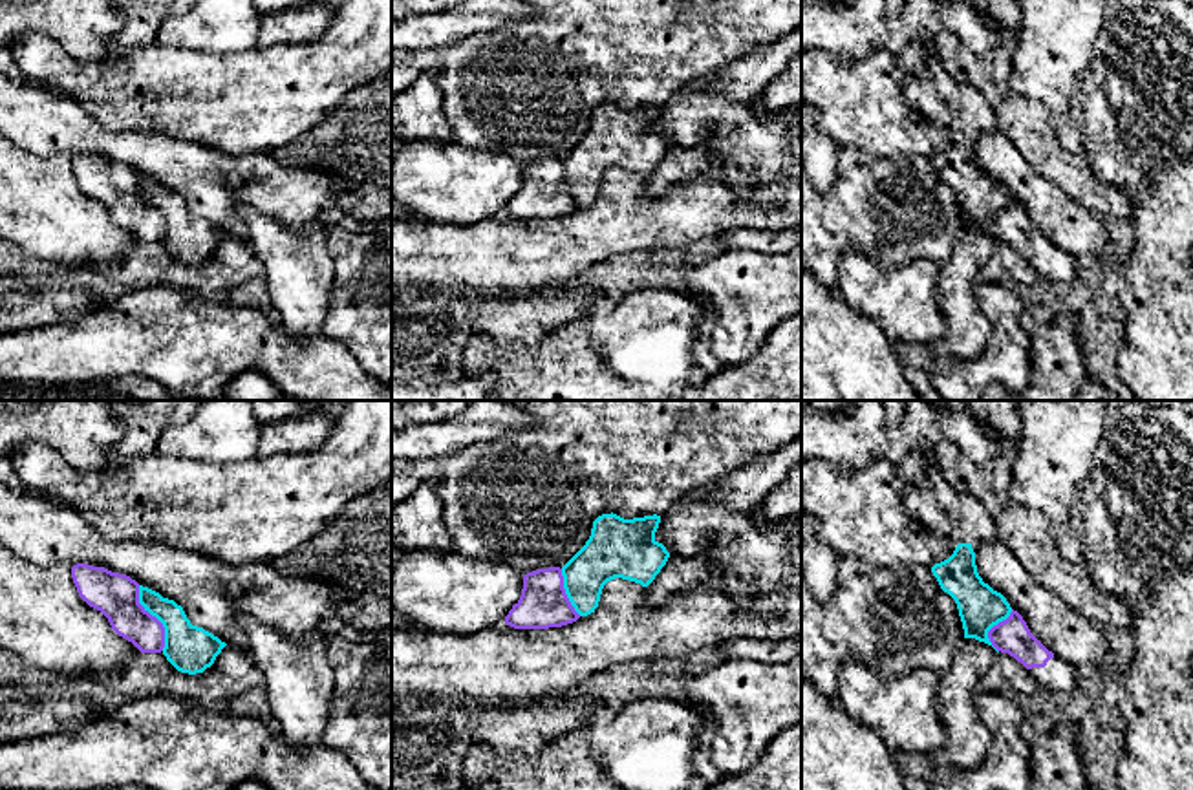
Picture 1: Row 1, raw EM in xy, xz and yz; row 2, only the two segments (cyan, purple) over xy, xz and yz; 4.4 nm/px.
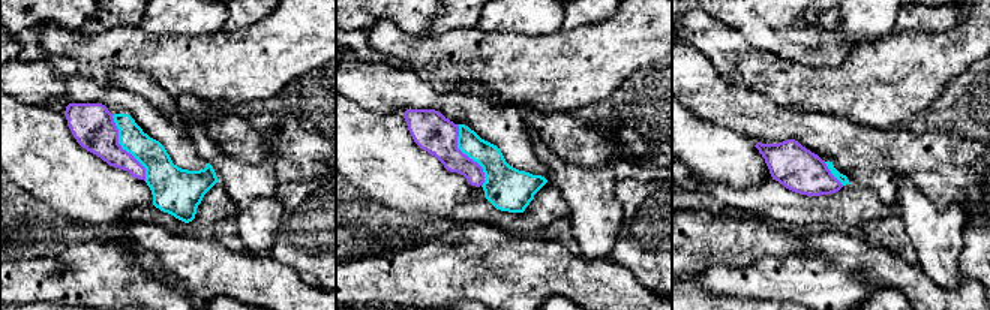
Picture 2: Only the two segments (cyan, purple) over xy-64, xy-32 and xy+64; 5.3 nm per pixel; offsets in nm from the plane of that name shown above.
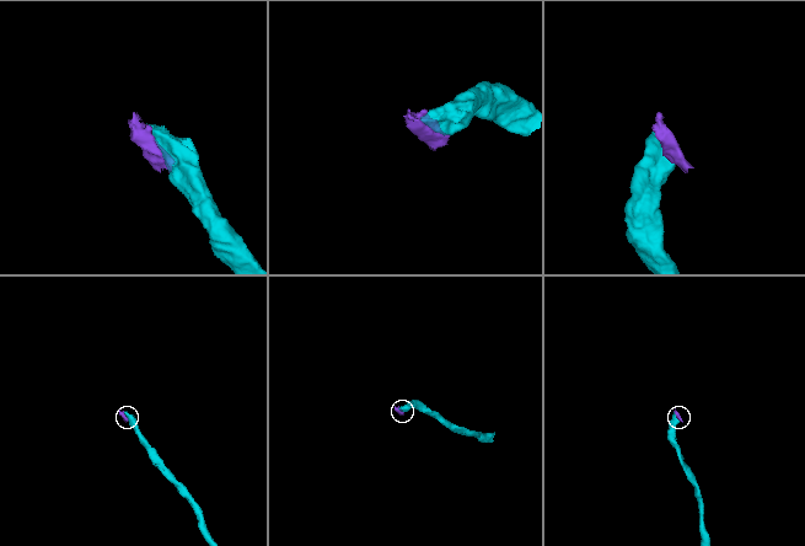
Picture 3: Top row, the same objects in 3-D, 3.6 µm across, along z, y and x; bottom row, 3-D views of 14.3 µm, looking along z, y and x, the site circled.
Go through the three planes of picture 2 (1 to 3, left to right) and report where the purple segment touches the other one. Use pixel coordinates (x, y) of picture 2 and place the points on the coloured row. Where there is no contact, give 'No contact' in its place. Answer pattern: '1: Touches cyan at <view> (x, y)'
1: Touches cyan at xy-64 (123, 149)
2: Touches cyan at xy-32 (468, 156)
3: Touches cyan at xy+64 (833, 174)

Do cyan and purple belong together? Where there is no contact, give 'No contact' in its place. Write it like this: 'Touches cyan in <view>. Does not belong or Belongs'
Touches cyan in xy. Does not belong

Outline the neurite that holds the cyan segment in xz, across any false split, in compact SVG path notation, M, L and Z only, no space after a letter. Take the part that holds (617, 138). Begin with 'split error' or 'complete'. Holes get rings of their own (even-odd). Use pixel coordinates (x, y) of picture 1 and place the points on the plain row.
complete; M602 104L586 135L562 157L565 185L580 207L595 203L602 179L615 168L648 177L670 143L655 130L661 106L624 110Z

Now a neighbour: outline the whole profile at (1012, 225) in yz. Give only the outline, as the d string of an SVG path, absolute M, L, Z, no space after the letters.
M1012 199L1010 207L988 221L992 236L1021 252L1039 278L1056 285L1080 278L1076 258L1048 241L1028 219L1023 207Z

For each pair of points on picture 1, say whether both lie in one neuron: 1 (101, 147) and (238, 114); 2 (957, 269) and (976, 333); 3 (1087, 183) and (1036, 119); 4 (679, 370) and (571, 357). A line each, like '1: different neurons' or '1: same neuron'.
1: different neurons
2: same neuron
3: same neuron
4: same neuron

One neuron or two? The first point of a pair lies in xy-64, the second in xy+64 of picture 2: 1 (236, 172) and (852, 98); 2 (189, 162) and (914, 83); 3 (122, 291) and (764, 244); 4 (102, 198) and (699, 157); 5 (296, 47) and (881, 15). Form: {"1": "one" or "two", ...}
{"1": "two", "2": "two", "3": "two", "4": "one", "5": "two"}

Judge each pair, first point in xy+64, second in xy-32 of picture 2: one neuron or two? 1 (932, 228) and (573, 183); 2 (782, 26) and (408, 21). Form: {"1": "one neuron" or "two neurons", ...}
{"1": "one neuron", "2": "one neuron"}

